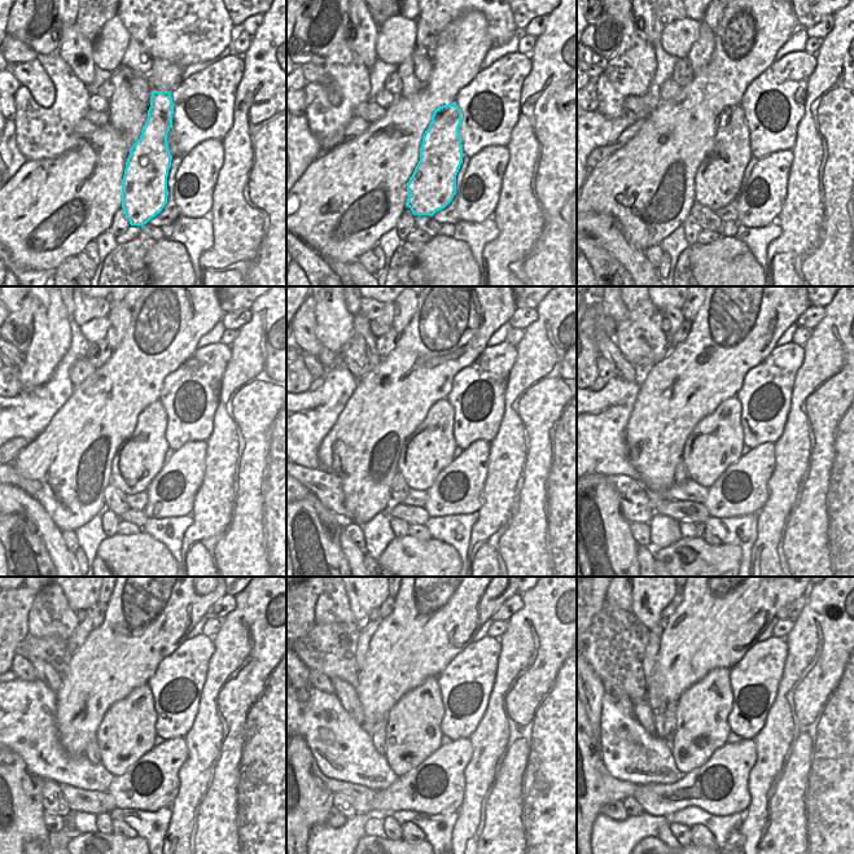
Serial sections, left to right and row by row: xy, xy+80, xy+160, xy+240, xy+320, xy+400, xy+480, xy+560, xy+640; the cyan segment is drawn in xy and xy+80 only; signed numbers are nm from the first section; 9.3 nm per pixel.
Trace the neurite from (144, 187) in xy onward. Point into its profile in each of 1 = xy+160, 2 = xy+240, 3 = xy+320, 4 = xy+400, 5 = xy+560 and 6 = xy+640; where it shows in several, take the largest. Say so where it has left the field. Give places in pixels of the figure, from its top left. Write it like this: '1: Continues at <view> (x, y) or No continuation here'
1: Continues at xy+160 (718, 180)
2: Continues at xy+240 (138, 460)
3: Continues at xy+320 (430, 449)
4: Continues at xy+400 (715, 442)
5: Continues at xy+560 (414, 732)
6: Continues at xy+640 (701, 710)

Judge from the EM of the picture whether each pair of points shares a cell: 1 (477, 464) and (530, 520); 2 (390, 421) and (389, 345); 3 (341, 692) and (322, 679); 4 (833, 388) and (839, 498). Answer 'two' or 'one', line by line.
1: two
2: two
3: two
4: one

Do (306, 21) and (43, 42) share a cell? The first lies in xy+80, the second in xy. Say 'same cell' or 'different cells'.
same cell

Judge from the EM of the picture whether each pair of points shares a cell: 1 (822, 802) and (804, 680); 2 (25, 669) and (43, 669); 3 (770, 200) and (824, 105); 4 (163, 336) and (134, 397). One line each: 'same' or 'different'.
1: same
2: different
3: different
4: same

